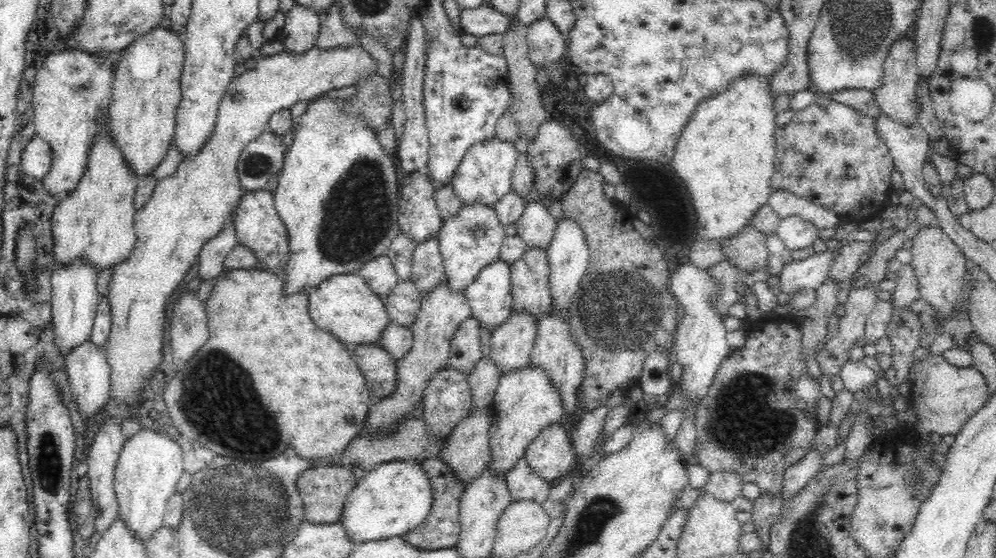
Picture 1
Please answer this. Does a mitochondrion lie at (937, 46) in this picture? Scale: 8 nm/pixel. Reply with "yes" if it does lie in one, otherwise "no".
no

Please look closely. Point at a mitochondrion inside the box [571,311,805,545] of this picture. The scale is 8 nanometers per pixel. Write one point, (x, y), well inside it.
(754, 381)

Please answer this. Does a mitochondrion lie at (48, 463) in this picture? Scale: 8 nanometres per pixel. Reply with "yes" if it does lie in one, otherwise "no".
yes

